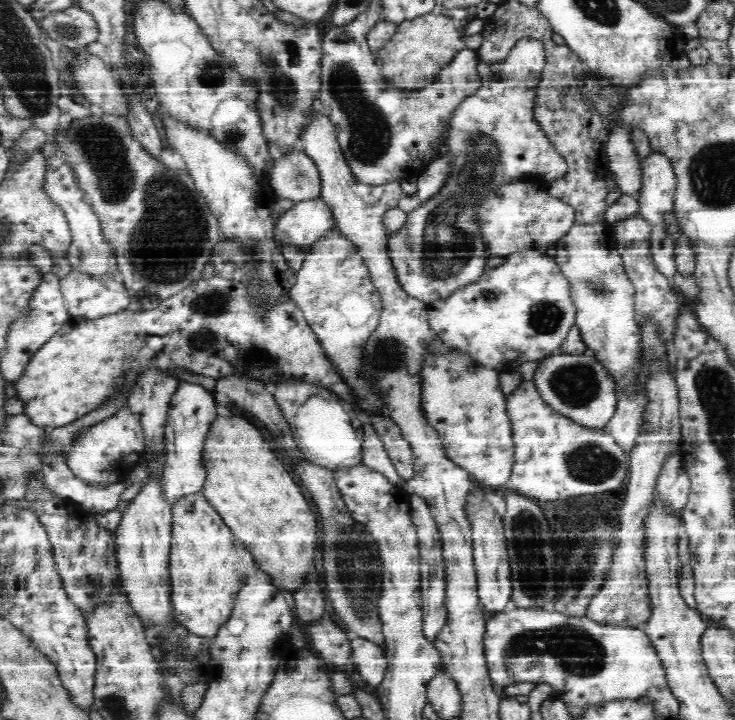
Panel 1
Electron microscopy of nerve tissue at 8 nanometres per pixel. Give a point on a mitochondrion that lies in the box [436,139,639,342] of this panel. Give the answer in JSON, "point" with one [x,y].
{"point":[546,317]}

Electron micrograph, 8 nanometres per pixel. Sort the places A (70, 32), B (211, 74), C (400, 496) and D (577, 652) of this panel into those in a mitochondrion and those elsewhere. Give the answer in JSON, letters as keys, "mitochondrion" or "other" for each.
{"A":"mitochondrion","B":"mitochondrion","C":"other","D":"mitochondrion"}

